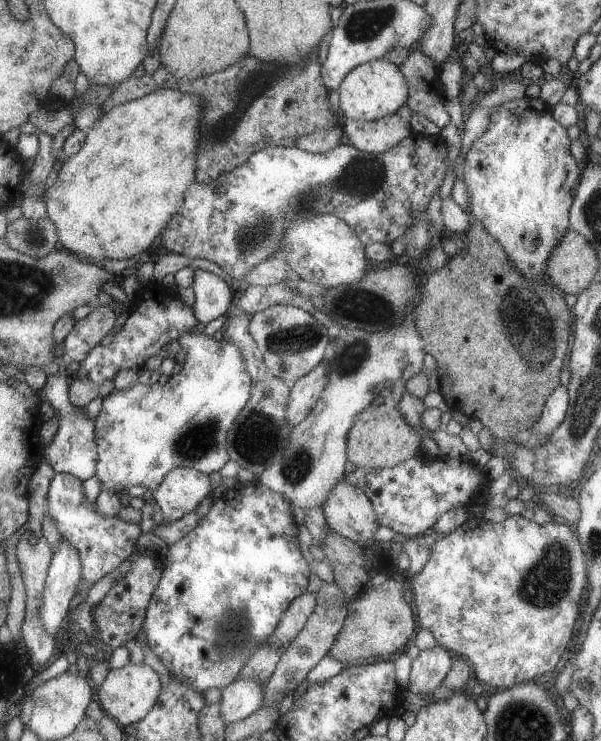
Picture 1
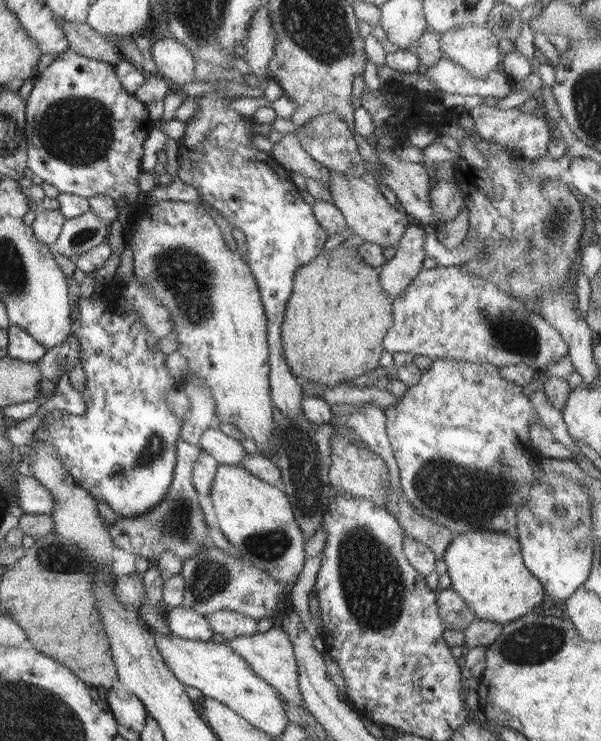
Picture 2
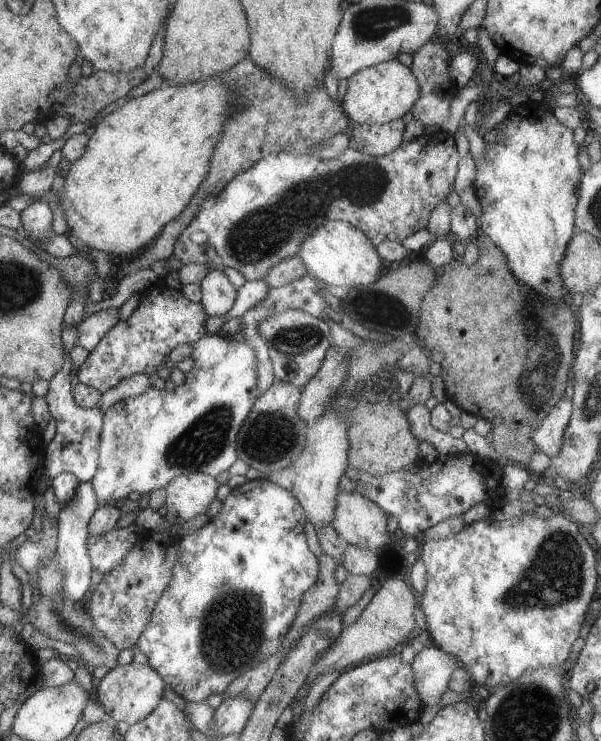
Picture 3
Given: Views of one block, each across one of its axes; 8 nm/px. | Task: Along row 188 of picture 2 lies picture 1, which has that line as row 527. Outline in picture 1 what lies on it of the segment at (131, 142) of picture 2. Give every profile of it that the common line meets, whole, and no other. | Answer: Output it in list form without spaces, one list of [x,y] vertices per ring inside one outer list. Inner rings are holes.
[[[56,473],[52,478],[46,499],[46,514],[58,522],[57,529],[61,537],[72,543],[79,552],[83,578],[90,584],[116,570],[137,549],[138,539],[142,536],[139,524],[99,515],[95,504],[88,502],[85,497],[83,482],[69,474]]]

